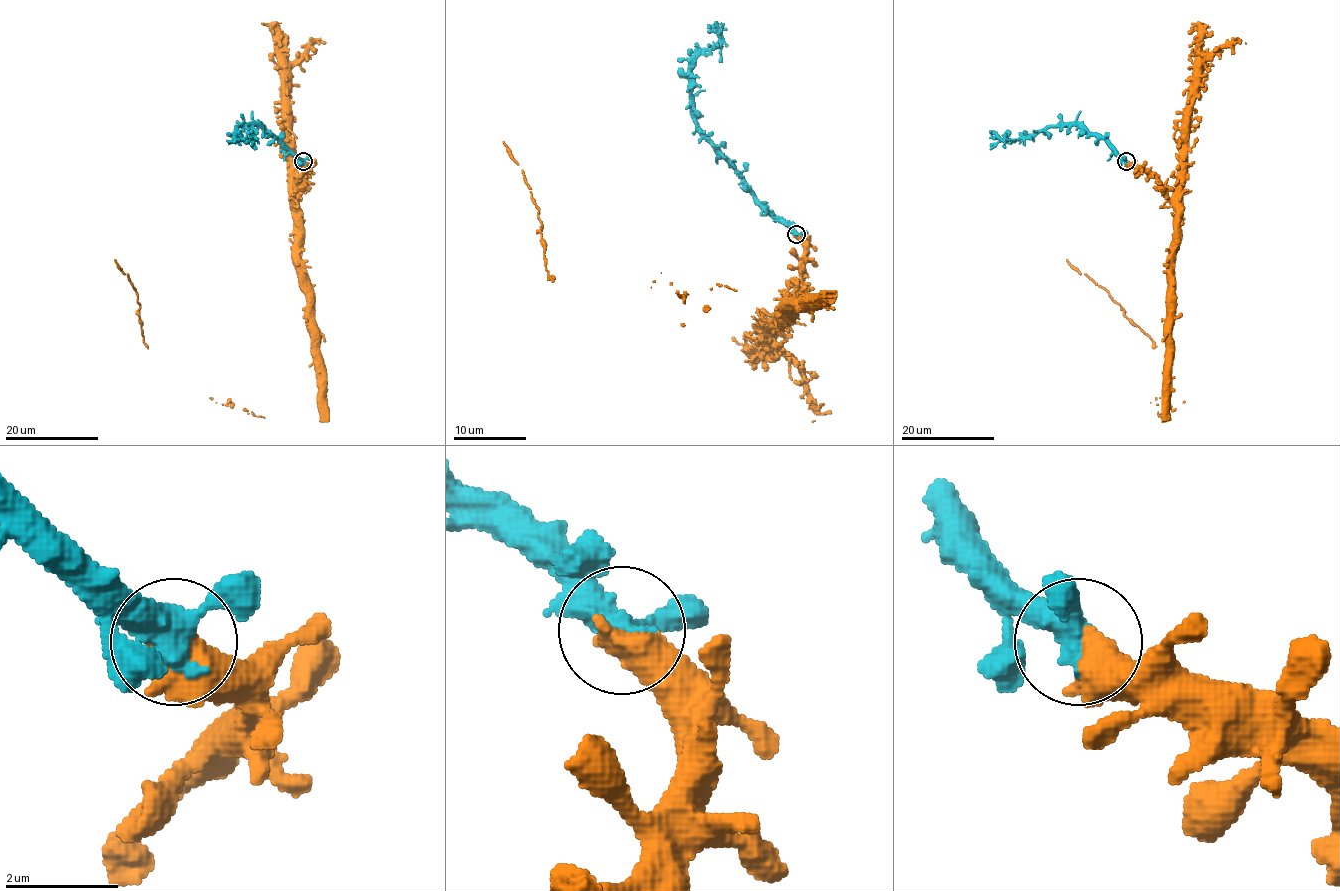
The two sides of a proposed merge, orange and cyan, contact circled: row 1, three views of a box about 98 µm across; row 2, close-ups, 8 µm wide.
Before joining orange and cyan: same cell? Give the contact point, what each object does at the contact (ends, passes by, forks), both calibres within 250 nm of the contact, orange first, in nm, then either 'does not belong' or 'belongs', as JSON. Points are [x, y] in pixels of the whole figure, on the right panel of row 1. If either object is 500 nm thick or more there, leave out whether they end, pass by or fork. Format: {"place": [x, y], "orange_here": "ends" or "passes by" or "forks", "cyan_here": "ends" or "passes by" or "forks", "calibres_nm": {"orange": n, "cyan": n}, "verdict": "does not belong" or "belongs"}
{"place": [1126, 161], "calibres_nm": {"orange": 650, "cyan": 440}, "verdict": "belongs"}

